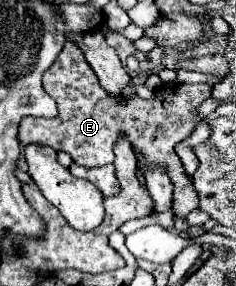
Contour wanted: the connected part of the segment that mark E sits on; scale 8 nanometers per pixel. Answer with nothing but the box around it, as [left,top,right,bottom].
[18,42,210,218]

